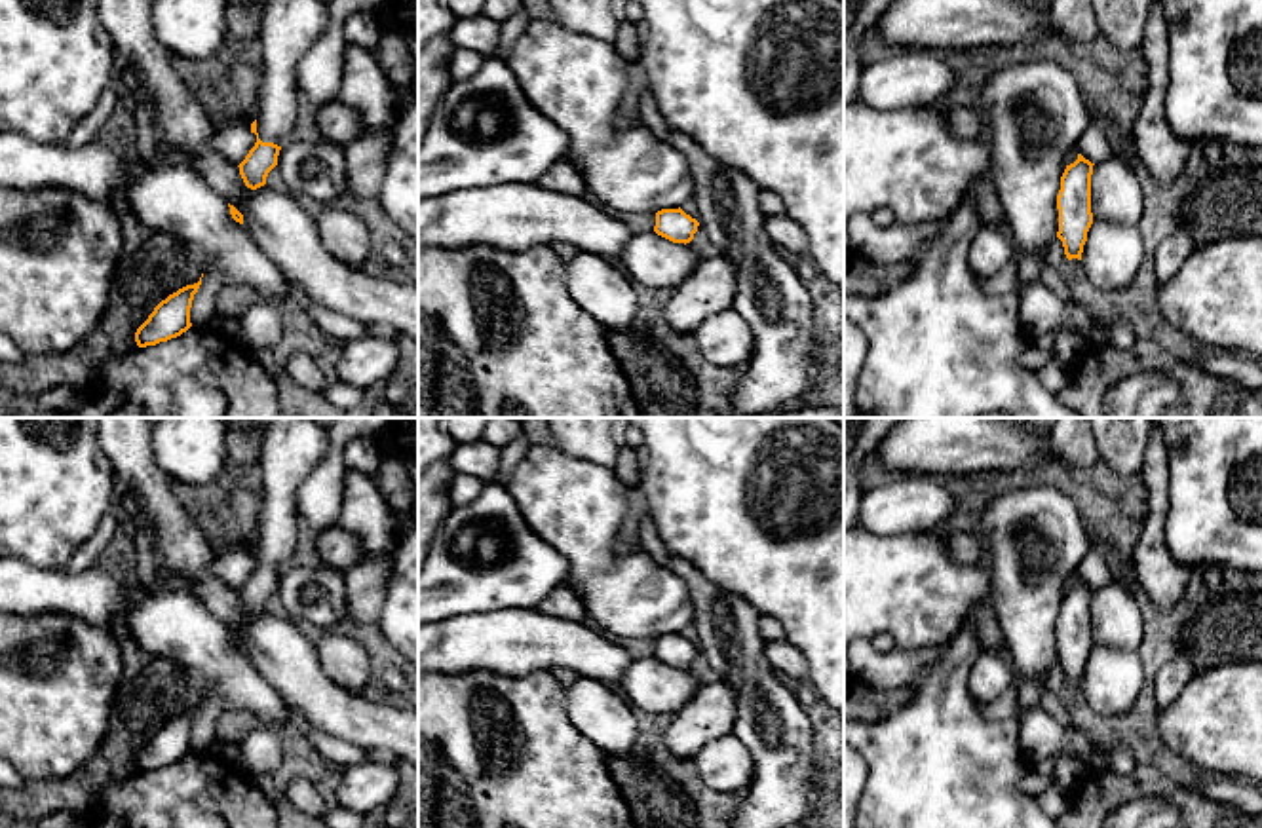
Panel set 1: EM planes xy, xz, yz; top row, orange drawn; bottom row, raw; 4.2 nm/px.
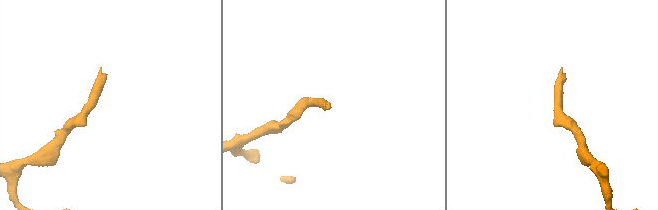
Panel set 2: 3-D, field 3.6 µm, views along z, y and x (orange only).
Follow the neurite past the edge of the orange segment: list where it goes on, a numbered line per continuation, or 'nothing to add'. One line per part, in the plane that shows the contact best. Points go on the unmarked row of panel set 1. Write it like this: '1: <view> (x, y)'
1: xy (293, 447)

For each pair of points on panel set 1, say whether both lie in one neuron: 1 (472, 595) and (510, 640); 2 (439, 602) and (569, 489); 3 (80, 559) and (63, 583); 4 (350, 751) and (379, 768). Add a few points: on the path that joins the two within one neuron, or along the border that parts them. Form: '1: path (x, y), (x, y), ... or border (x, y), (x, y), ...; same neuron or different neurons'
1: border (531, 610), (478, 610), (441, 621); different neurons
2: border (506, 485), (525, 523), (561, 553); different neurons
3: border (95, 564), (76, 572), (61, 568); different neurons
4: border (369, 756), (344, 770); different neurons

